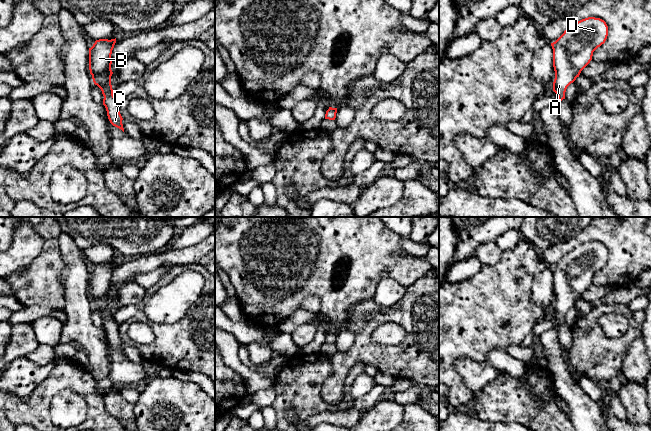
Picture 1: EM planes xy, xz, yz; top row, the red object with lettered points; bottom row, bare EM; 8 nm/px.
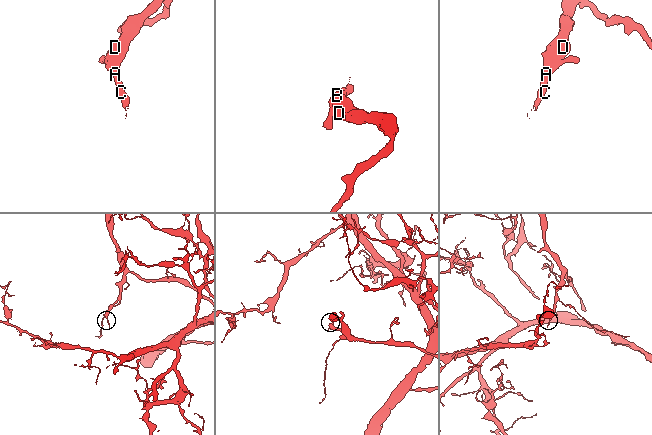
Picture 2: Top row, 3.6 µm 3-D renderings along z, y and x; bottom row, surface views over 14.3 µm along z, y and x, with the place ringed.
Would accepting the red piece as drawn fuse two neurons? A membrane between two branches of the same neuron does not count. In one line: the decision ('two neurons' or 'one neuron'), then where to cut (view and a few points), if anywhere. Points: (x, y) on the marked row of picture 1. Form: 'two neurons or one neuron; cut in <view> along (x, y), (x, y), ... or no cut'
one neuron; no cut

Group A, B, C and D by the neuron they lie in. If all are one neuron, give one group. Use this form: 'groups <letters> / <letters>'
groups A B C D

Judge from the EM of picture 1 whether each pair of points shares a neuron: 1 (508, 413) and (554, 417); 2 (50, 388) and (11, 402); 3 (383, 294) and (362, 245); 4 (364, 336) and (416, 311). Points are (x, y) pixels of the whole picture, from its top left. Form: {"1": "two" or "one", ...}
{"1": "one", "2": "one", "3": "two", "4": "one"}

